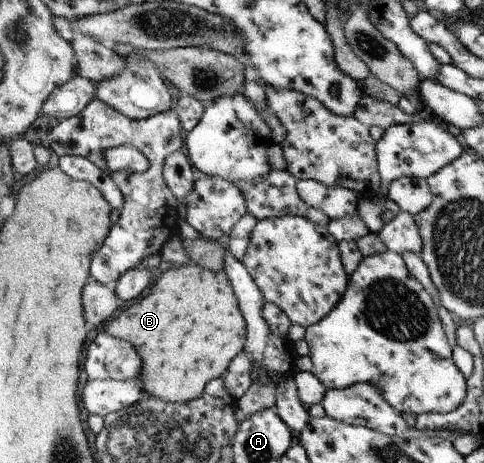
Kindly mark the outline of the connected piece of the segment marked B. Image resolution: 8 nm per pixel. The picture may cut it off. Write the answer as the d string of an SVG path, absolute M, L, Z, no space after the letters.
M193 262L169 269L152 293L136 302L108 322L106 331L142 347L144 373L140 384L145 393L152 391L170 403L196 401L214 377L223 378L228 365L244 349L244 313L238 309L237 295L224 270L210 271Z

